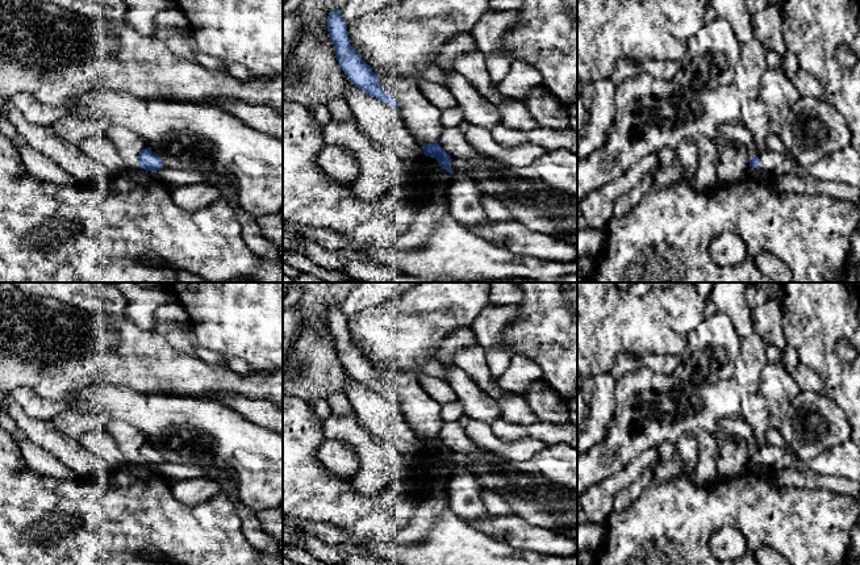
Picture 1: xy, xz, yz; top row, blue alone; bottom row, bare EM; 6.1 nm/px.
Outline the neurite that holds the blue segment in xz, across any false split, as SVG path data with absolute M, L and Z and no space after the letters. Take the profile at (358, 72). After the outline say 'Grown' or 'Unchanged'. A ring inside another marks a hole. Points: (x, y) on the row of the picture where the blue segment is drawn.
M341 9L329 12L327 32L334 45L339 67L347 76L348 81L370 96L376 97L383 102L389 102L393 108L397 108L396 101L381 89L376 74L364 63L358 50L351 46L347 34L347 22L343 20Z. Unchanged

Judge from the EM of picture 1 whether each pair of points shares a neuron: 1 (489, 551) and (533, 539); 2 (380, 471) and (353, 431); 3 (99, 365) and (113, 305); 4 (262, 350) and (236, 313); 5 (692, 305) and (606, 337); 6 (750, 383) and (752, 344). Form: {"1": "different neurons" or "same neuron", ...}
{"1": "different neurons", "2": "same neuron", "3": "different neurons", "4": "same neuron", "5": "same neuron", "6": "same neuron"}

